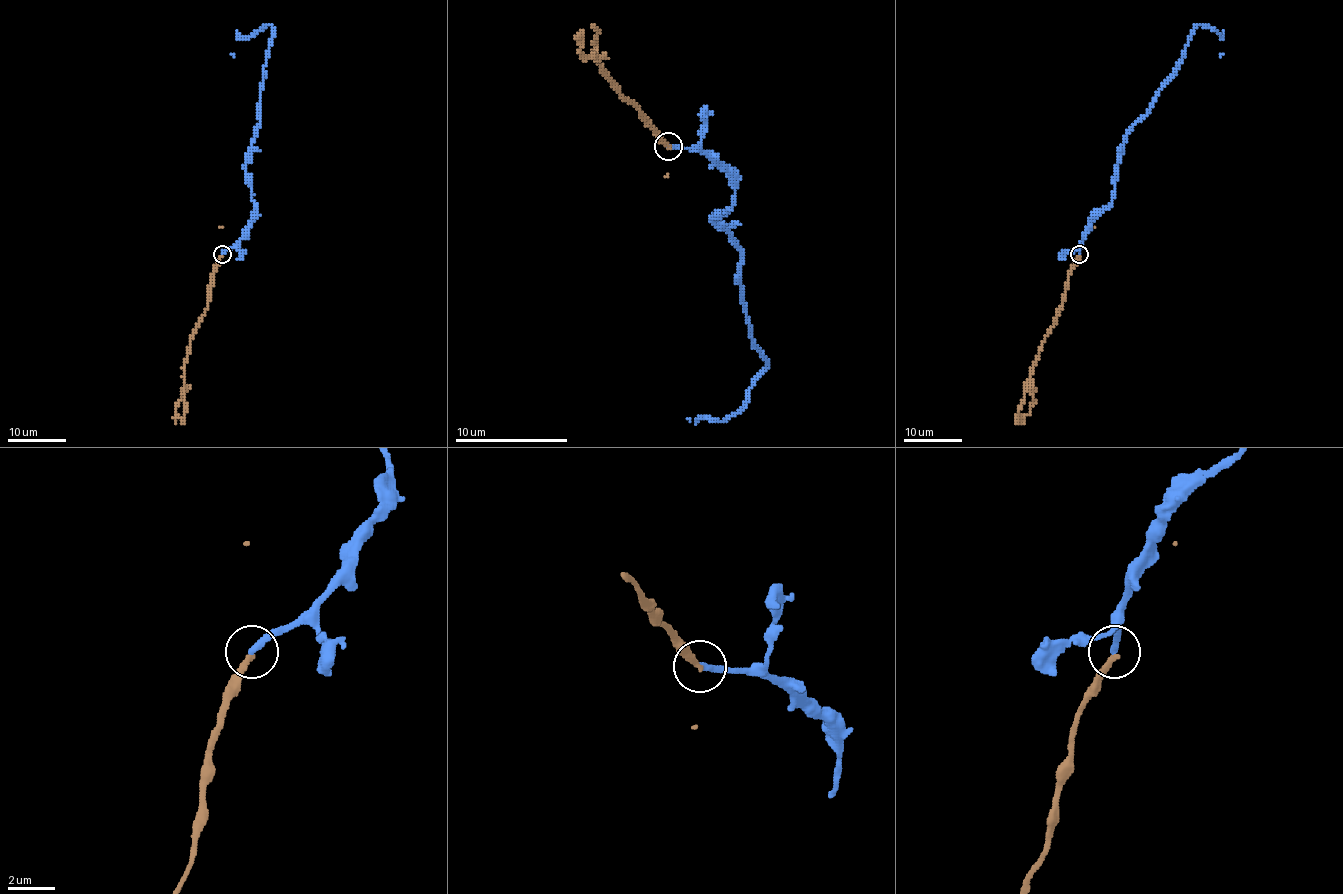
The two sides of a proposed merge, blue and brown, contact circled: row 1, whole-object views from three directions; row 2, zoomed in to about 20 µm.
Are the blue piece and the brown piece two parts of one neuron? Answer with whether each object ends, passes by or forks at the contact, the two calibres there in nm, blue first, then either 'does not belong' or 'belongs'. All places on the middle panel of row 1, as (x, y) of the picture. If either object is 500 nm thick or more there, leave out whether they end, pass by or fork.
blue ends | brown ends | 300/280 nm | does not belong

